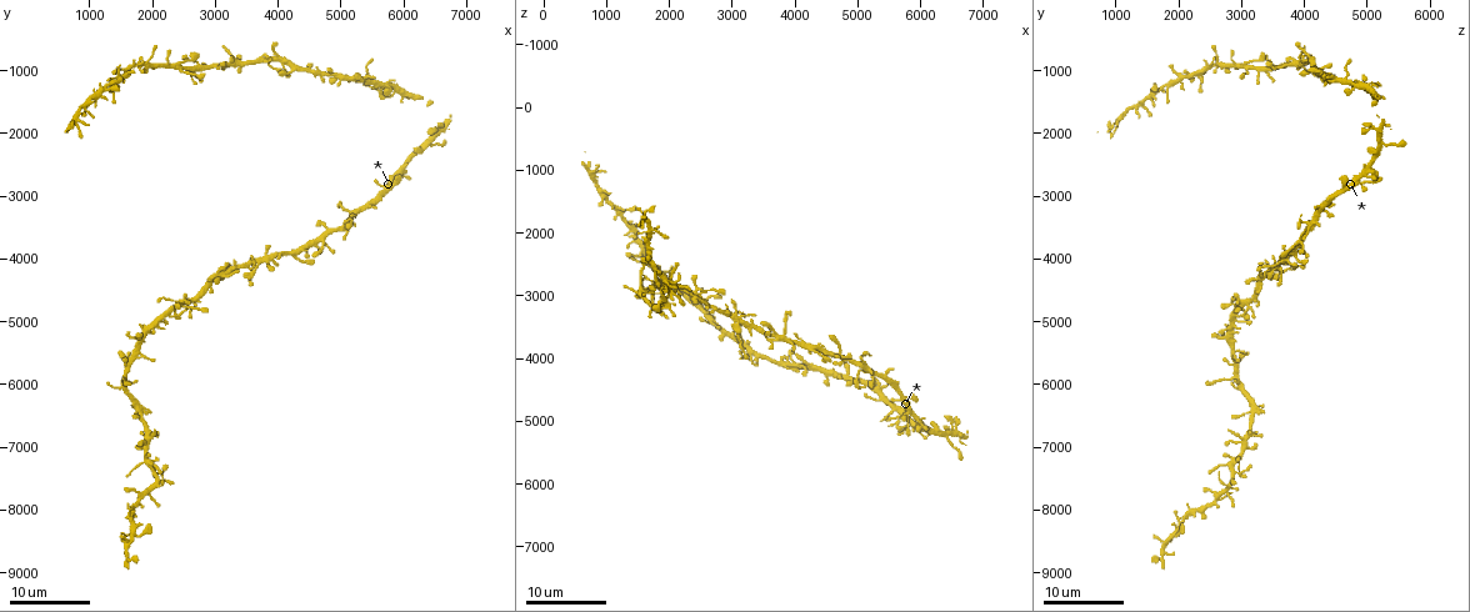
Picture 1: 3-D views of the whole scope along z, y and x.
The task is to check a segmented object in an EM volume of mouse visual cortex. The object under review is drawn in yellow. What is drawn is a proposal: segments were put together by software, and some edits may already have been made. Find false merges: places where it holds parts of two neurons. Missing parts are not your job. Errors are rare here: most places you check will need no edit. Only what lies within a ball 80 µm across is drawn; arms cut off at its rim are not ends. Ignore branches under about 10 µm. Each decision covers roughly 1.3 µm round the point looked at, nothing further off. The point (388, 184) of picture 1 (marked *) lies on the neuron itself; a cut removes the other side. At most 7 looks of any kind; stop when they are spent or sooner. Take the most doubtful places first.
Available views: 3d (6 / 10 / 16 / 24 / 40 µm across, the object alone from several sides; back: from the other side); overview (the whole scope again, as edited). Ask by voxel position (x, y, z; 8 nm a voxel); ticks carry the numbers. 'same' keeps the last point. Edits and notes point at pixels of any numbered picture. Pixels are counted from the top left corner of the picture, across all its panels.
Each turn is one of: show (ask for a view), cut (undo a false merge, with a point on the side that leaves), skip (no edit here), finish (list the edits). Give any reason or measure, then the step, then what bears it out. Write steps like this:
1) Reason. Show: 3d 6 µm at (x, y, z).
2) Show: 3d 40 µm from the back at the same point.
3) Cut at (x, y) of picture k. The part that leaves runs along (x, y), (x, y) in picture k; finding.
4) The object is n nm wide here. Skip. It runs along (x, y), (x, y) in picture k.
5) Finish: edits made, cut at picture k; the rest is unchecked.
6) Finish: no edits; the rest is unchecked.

Thick turns thin. Show: 3d 24 µm at (1900, 6800, 3050).

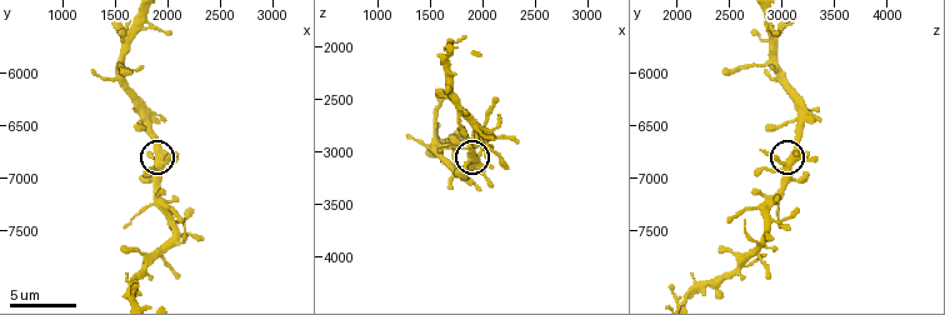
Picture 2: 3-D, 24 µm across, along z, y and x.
Show: 3d 10 µm at (1900, 6820, 3060).

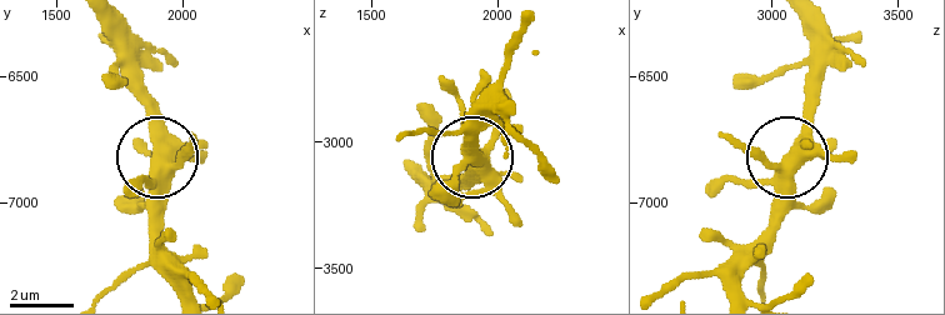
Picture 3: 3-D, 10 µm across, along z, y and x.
The object is 420 nm wide here. Skip. It runs along (803, 24), (813, 105), (789, 161), (773, 248) in picture 3; one neuron here.

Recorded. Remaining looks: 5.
Thick turns thin. Show: 3d 6 µm at (1800, 7800, 2580).

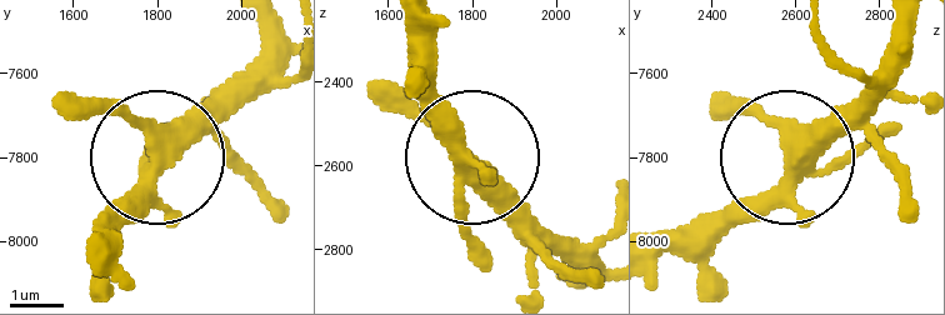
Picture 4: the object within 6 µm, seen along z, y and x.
From behind. Show: 3d 6 µm from the back at (1800, 7825, 2600).

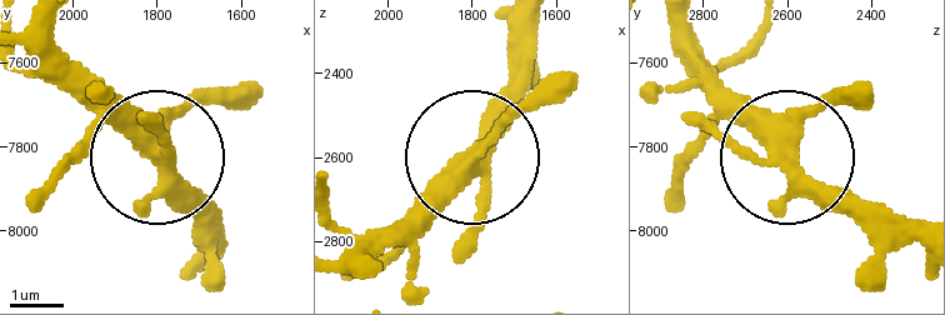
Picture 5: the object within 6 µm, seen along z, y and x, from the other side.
Skip. It runs along (371, 259), (528, 76) in picture 5; continuous, no second neuron.

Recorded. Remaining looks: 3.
A narrow waist. Show: 3d 16 µm at (1700, 8200, 2050).

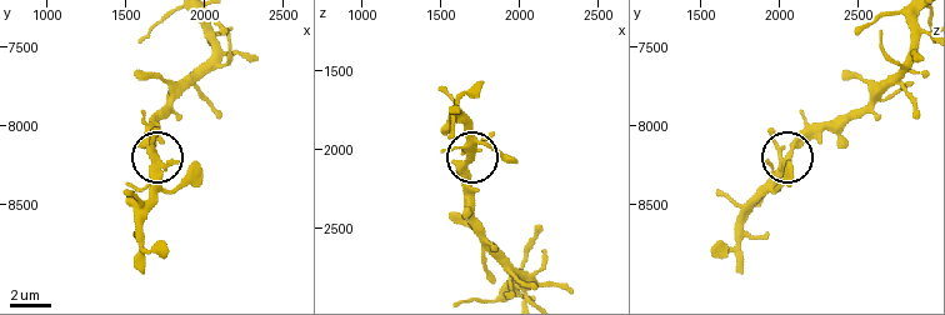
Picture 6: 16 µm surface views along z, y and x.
Zoom in. Show: 3d 6 µm at (1680, 8180, 2040).

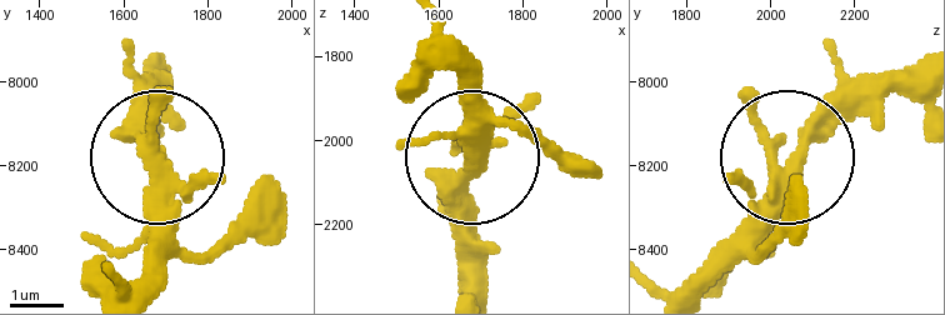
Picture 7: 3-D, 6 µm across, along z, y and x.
Skip. Continuous, no second neuron.

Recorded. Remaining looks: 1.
Thin neck. Show: 3d 10 µm at (1620, 6200, 3080).

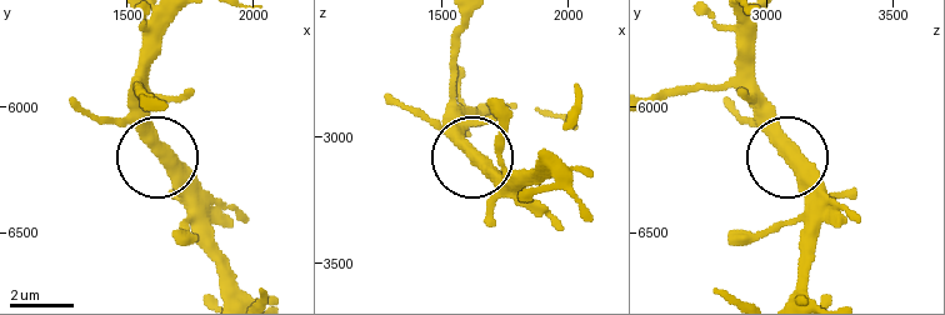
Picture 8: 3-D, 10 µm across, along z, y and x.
Skip. It runs along (169, 28), (150, 76), (150, 140), (220, 219) in picture 8; one neuron here.

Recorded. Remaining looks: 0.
Finish: no edits; the rest is unchecked.

